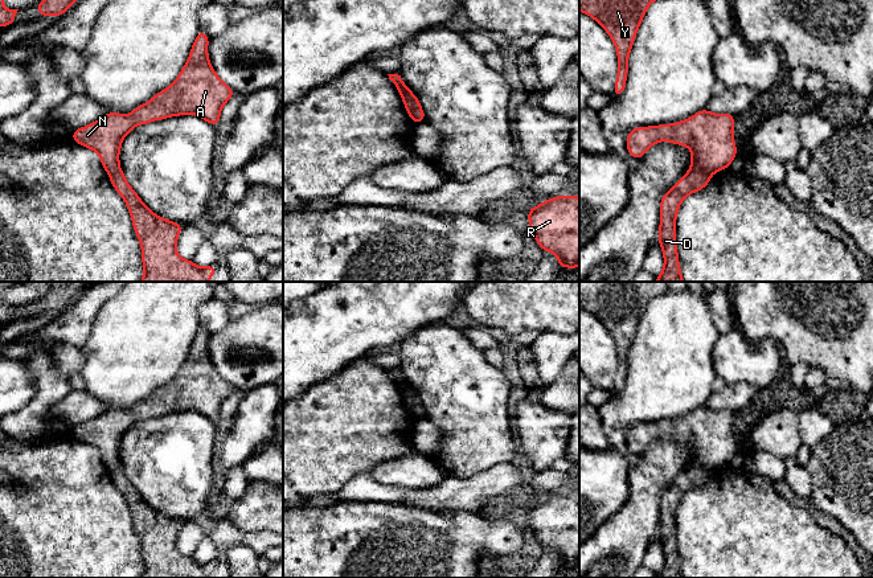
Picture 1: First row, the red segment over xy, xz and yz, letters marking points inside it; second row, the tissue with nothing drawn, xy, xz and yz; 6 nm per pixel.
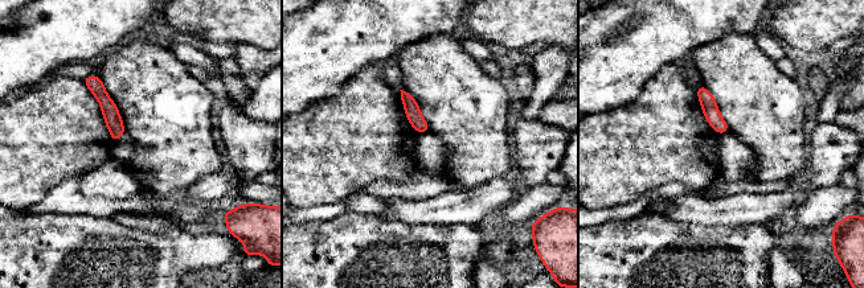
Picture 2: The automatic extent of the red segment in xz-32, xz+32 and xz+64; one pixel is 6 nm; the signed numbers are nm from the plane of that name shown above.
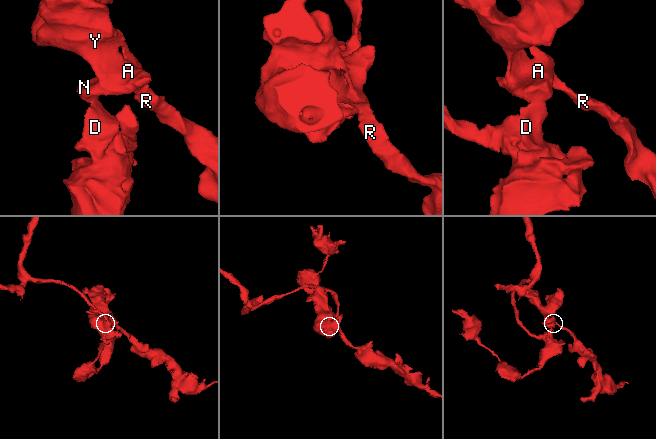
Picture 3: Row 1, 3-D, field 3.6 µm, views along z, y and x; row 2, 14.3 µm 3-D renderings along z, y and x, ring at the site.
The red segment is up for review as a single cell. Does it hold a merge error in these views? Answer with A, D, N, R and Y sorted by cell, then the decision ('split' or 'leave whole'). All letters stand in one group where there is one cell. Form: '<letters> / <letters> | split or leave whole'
A N R Y / D | split

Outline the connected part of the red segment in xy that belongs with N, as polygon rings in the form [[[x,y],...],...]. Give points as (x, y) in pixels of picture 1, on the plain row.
[[[200,327],[177,376],[128,413],[107,409],[99,417],[73,427],[71,435],[99,450],[111,472],[120,467],[119,447],[124,433],[136,422],[169,413],[193,410],[217,422],[224,401],[234,392],[213,366],[208,353],[209,333]]]

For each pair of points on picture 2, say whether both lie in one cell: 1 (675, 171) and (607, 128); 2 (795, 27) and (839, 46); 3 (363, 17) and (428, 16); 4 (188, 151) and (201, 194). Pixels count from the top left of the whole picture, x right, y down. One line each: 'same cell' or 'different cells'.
1: same cell
2: different cells
3: same cell
4: different cells

